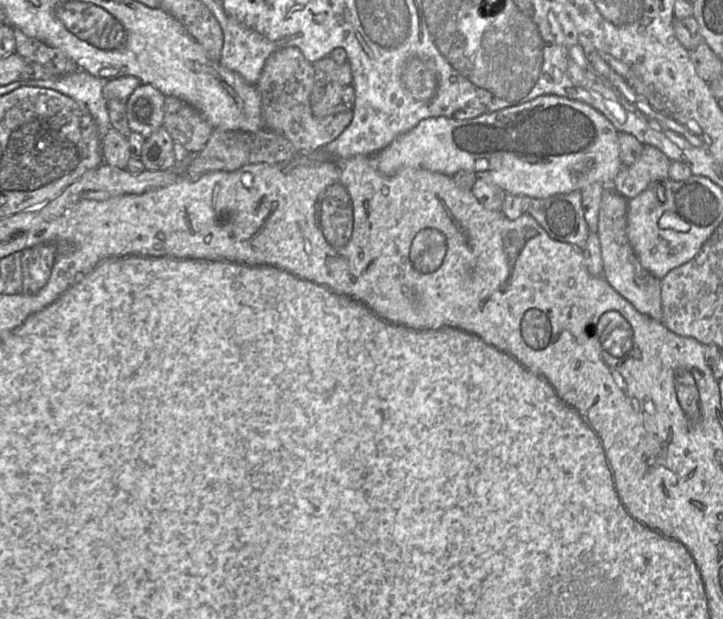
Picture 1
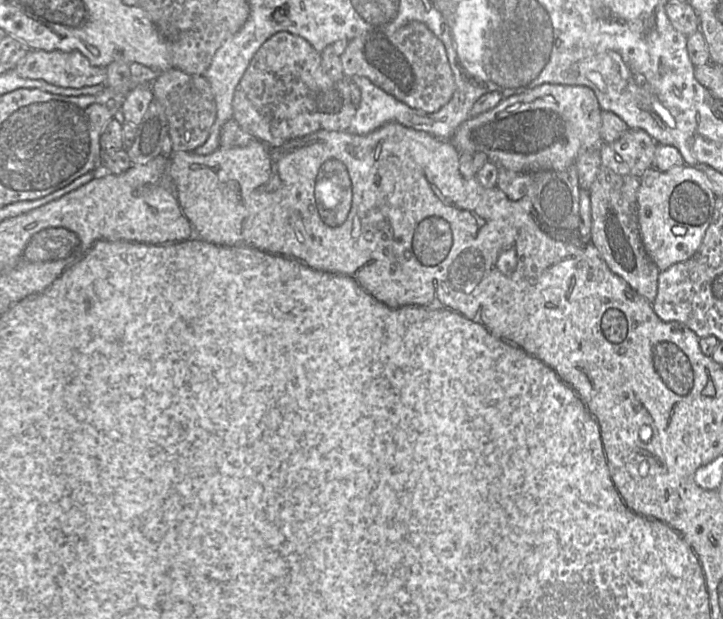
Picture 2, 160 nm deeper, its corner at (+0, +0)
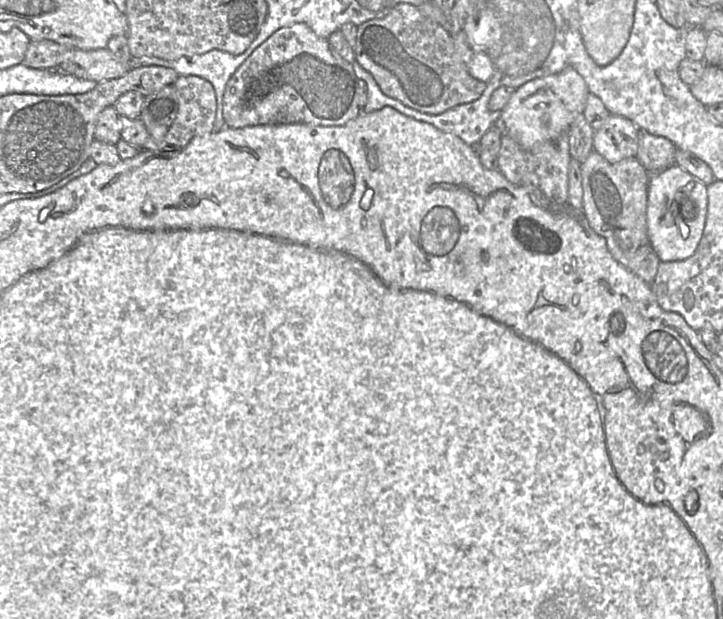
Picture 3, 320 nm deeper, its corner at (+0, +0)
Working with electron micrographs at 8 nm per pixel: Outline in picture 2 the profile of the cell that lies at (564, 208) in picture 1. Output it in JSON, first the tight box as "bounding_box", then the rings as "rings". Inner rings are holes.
{"bounding_box":[496,165,580,230],"rings":[[[571,165],[564,171],[542,170],[530,173],[520,173],[498,167],[496,187],[511,201],[518,201],[527,195],[540,221],[547,226],[560,230],[578,229],[580,196],[575,165]]]}

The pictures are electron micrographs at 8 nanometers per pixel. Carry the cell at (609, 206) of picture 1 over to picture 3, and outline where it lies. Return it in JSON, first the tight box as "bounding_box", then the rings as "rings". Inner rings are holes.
{"bounding_box":[580,150,660,285],"rings":[[[593,150],[580,164],[583,187],[583,212],[590,227],[605,239],[613,258],[623,267],[651,285],[660,259],[653,250],[647,233],[647,202],[650,172],[635,158],[608,162]]]}

